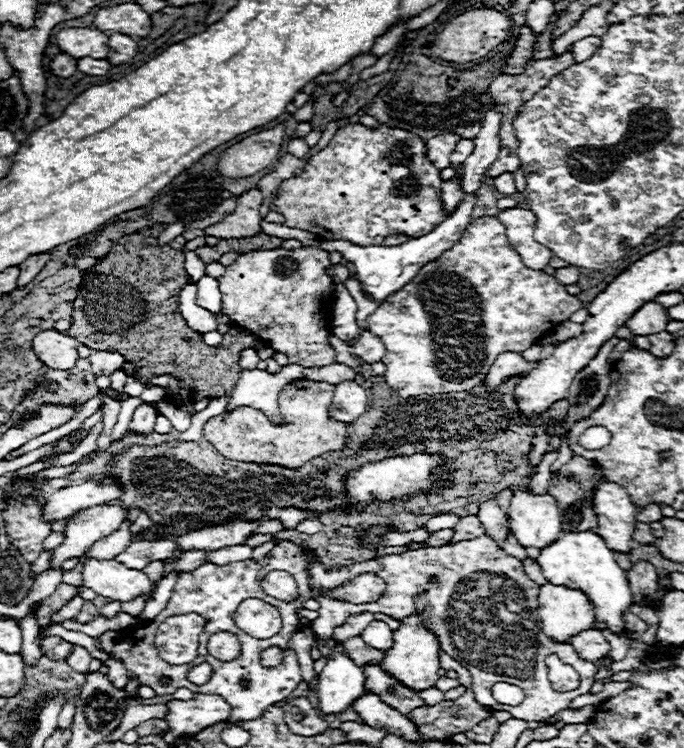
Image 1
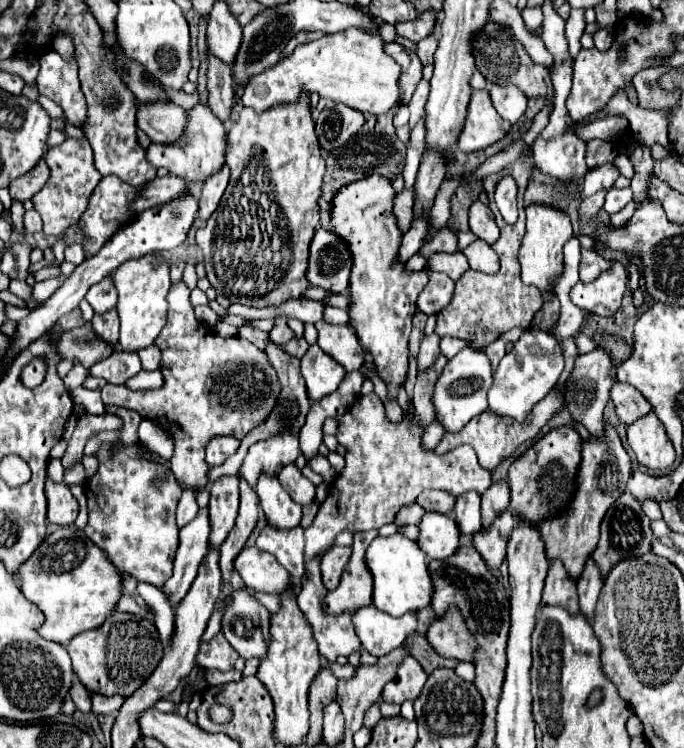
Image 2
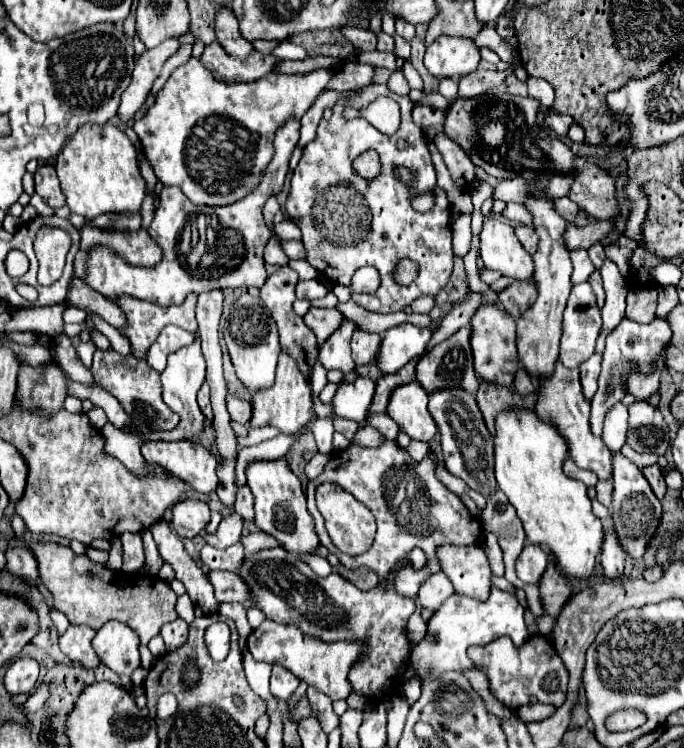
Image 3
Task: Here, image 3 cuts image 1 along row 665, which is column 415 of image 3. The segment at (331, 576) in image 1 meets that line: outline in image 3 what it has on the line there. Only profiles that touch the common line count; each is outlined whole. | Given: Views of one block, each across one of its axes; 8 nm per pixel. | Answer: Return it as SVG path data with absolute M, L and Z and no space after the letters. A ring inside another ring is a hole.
M382 438L382 444L376 448L366 448L366 446L350 442L346 450L332 452L328 464L324 466L324 472L316 480L308 482L308 488L306 488L308 510L316 522L316 532L320 536L322 546L326 546L332 554L336 554L348 570L368 568L368 570L374 570L380 580L384 580L384 576L390 574L392 568L400 560L404 560L406 554L414 546L420 546L426 554L426 566L420 570L402 566L394 574L394 590L400 596L410 596L410 598L416 596L420 582L424 582L430 574L436 572L436 554L434 554L436 546L440 546L440 544L470 546L470 544L476 544L482 534L480 522L474 516L470 516L470 512L462 504L460 496L452 494L436 478L436 466L438 466L436 462L438 462L438 458L436 458L434 450L428 450L428 458L424 462L414 464L410 454L388 438ZM322 482L334 482L338 486L344 486L348 492L352 492L356 498L360 498L360 502L364 502L376 516L376 522L378 522L376 540L366 554L348 556L332 544L332 540L324 528L324 518L322 518L322 514L318 514L316 500L314 500L314 490Z

